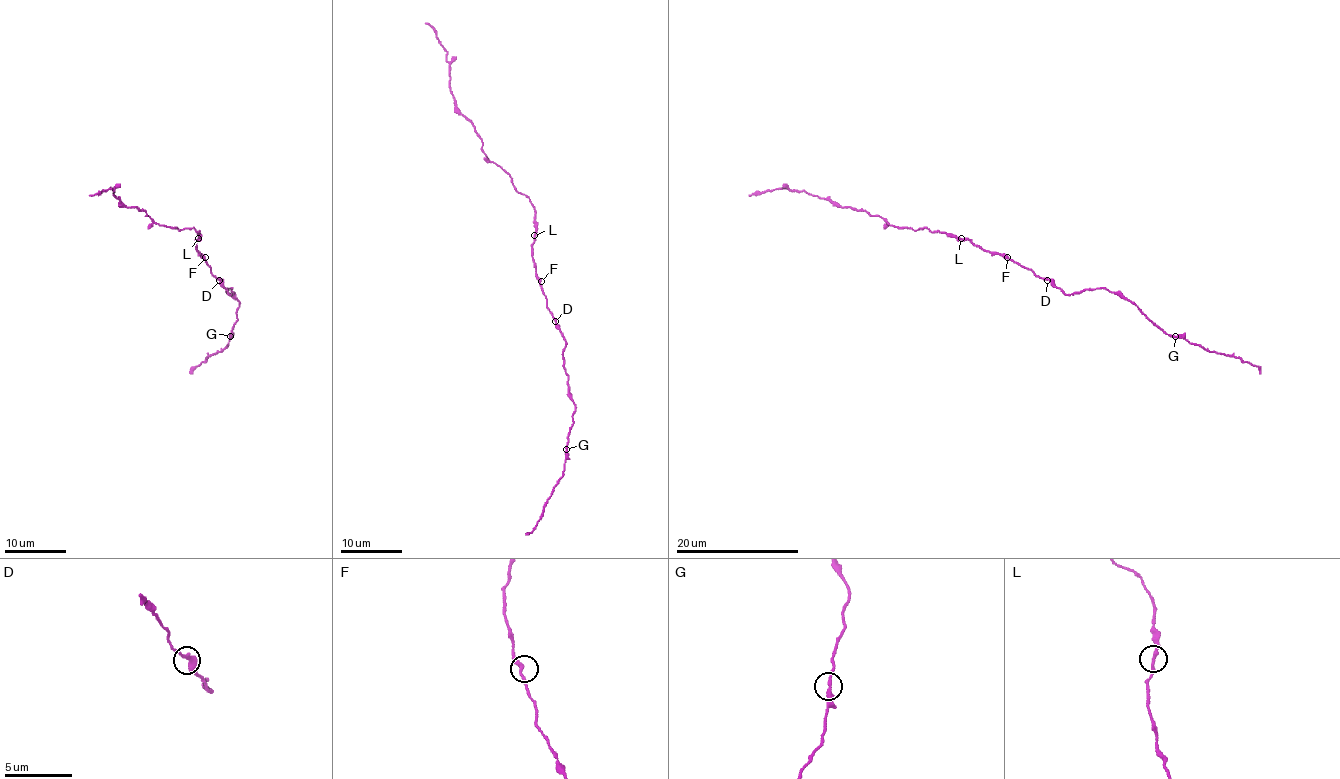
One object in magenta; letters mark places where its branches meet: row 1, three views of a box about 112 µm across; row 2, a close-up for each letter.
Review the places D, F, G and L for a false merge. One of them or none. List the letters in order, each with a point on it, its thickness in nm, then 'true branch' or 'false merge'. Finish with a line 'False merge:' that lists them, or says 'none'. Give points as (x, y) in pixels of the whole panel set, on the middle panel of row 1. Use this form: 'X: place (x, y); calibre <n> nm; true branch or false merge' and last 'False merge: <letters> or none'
D: place (555, 321); calibre 280 nm; true branch
F: place (541, 281); calibre 320 nm; true branch
G: place (566, 449); calibre 300 nm; true branch
L: place (534, 235); calibre 280 nm; true branch
False merge: none

